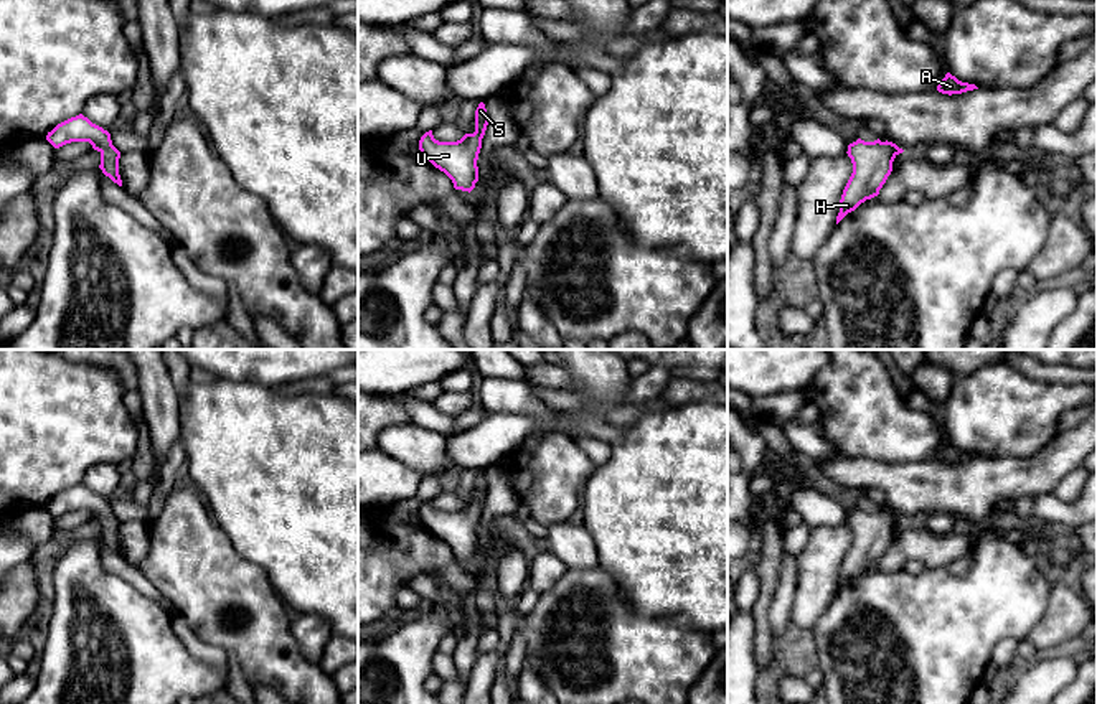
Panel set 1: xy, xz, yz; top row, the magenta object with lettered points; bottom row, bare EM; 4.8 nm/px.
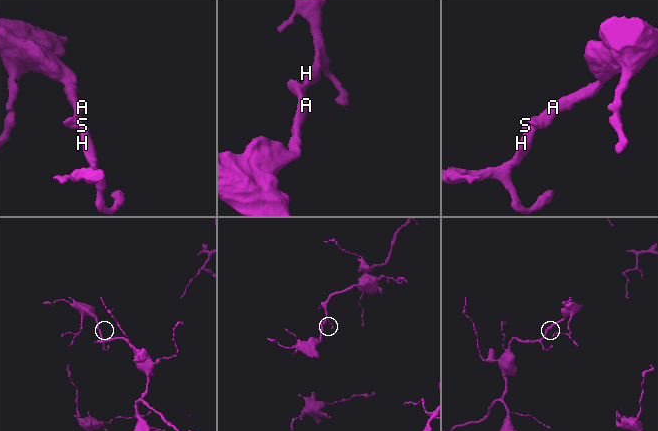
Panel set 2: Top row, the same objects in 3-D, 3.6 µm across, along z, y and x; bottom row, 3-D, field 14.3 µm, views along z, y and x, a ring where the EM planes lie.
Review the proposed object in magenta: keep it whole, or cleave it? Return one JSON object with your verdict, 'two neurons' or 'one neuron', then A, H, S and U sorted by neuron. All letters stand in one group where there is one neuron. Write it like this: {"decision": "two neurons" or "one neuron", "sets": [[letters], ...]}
{"decision": "one neuron", "sets": [["A", "H", "S", "U"]]}

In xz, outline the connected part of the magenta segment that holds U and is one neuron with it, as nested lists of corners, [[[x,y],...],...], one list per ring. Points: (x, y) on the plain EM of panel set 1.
[[[480,472],[475,480],[475,501],[465,503],[457,511],[439,511],[432,500],[426,501],[419,509],[421,523],[454,552],[455,559],[472,561],[478,551],[478,523],[482,508],[488,495],[485,473]]]

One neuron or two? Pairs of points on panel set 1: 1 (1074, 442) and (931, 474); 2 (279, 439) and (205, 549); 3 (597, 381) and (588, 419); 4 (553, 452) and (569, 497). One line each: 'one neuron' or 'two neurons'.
1: one neuron
2: two neurons
3: one neuron
4: one neuron

